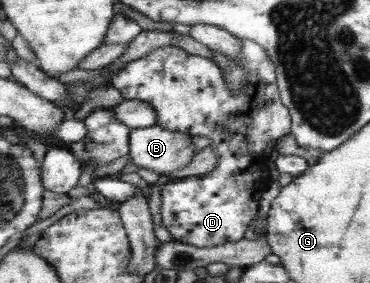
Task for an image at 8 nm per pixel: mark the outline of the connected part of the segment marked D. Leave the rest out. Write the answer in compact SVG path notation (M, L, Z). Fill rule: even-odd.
M240 39L242 52L237 60L231 60L237 67L247 71L247 82L242 89L230 91L223 78L223 70L213 59L191 55L179 46L162 47L130 62L112 78L112 86L119 89L125 100L136 99L150 103L157 112L157 124L169 131L180 131L193 137L202 135L210 139L211 147L218 153L218 164L213 171L189 178L168 181L161 188L162 225L175 240L197 247L213 247L243 239L243 233L259 211L259 191L267 191L271 181L264 177L264 171L273 162L263 152L268 141L275 143L291 133L292 118L289 108L280 99L276 65L264 47L251 39Z

